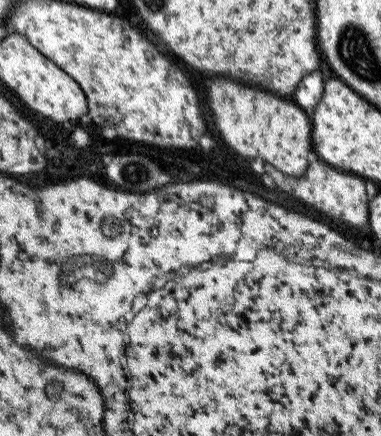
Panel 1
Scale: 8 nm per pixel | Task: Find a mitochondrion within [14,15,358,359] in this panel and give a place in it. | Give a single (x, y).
(91, 270)

